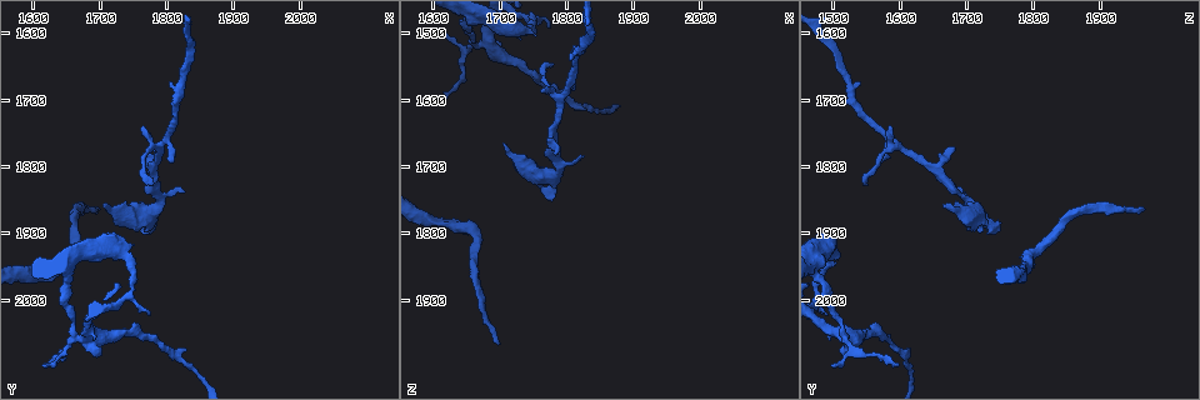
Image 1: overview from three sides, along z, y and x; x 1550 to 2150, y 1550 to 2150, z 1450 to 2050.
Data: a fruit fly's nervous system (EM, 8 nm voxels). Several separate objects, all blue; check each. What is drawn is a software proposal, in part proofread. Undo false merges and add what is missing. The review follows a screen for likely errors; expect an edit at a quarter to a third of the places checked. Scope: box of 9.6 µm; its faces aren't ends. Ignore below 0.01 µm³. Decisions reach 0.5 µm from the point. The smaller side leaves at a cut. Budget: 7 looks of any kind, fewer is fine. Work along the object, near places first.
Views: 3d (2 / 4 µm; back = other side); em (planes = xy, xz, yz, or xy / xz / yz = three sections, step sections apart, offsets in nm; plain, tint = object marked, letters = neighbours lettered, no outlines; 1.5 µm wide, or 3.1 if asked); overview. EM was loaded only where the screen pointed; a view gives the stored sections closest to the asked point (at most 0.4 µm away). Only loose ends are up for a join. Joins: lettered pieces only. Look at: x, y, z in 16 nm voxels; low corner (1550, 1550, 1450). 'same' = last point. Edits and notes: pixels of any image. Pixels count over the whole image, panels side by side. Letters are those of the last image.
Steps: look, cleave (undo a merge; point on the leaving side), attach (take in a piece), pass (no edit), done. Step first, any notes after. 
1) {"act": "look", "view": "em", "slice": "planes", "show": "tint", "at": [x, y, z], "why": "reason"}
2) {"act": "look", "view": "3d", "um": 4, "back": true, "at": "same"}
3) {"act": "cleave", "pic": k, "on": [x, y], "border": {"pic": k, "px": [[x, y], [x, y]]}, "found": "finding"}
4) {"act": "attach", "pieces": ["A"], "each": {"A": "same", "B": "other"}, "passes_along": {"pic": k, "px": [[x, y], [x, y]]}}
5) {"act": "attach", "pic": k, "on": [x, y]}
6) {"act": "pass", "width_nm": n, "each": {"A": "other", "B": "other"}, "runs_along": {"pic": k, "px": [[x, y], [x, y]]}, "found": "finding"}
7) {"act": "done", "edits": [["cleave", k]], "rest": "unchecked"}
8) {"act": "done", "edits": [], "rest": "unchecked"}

{"act": "look", "view": "3d", "um": 2, "at": [1780, 1880, 1750], "why": "free end"}

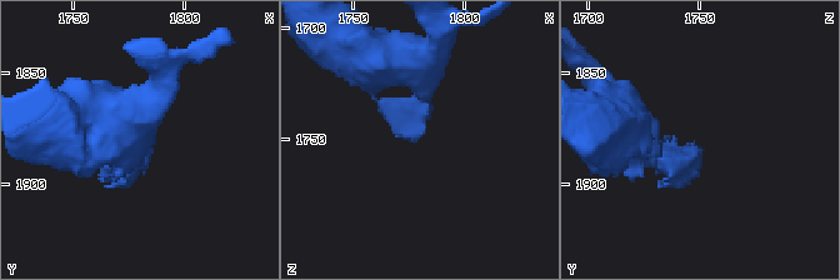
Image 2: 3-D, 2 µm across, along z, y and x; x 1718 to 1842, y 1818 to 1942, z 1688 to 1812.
{"act": "look", "view": "em", "um": 3.1, "slice": "planes", "show": "plain", "at": [1783, 1881, 1746], "why": "now the EM"}

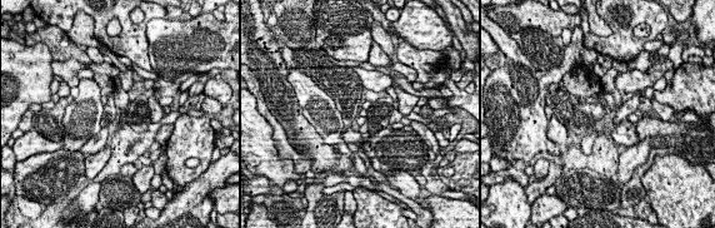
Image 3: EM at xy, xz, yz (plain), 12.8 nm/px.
{"act": "look", "view": "em", "um": 3.1, "slice": "planes", "show": "letters", "at": "same", "why": "see the neighbours"}

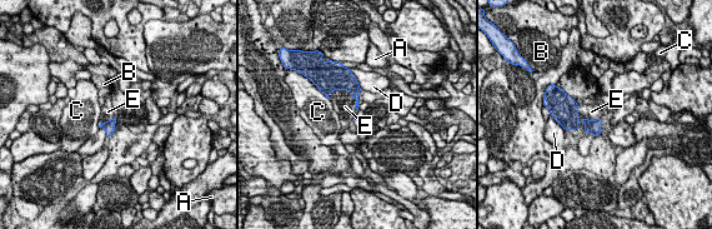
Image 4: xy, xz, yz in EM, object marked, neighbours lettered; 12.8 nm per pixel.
{"act": "attach", "pieces": ["E"], "each": {"A": "other", "B": "other", "C": "other", "D": "other", "E": "same"}, "passes_along": {"pic": 4, "px": [[331, 75], [339, 89], [342, 103]]}, "found": "it goes on there"}

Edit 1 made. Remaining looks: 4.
{"act": "look", "view": "overview"}

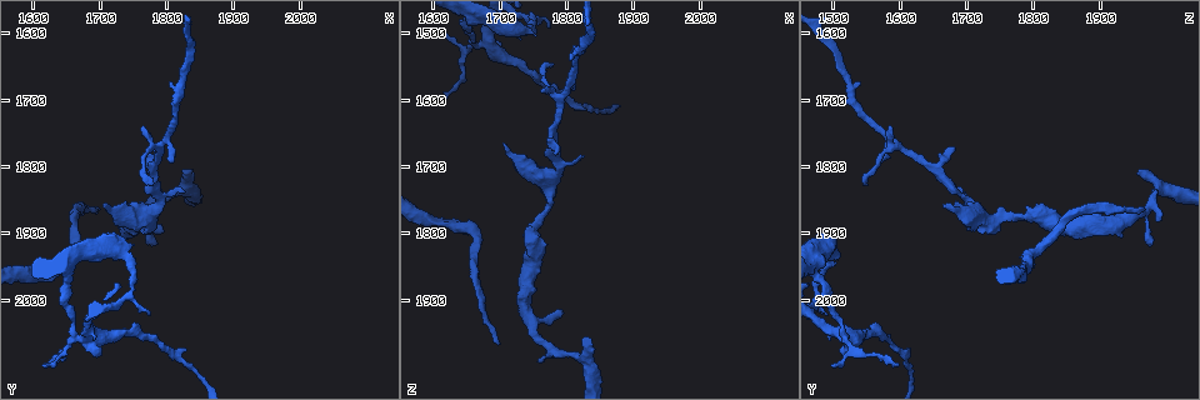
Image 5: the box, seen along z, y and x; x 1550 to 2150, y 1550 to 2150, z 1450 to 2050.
{"act": "look", "view": "em", "slice": "planes", "show": "letters", "at": [1680, 2055, 1515], "why": "calibre changes"}

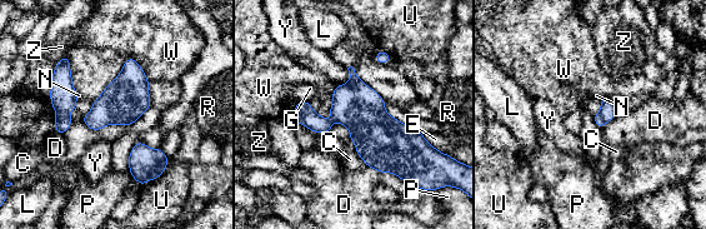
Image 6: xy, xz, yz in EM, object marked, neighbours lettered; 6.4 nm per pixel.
{"act": "cleave", "pic": 6, "on": [63, 122], "longest_contact_nm": ["W", 400], "each": {"C": "other", "D": "other", "E": "other", "G": "other", "L": "other", "N": "other", "P": "other", "R": "other", "U": "other", "W": "other", "Y": "other", "Z": "other"}, "border": {"pic": 6, "px": [[56, 111], [68, 114]]}, "found": "a second neuron is stuck on"}

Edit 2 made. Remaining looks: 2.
{"act": "look", "view": "overview"}

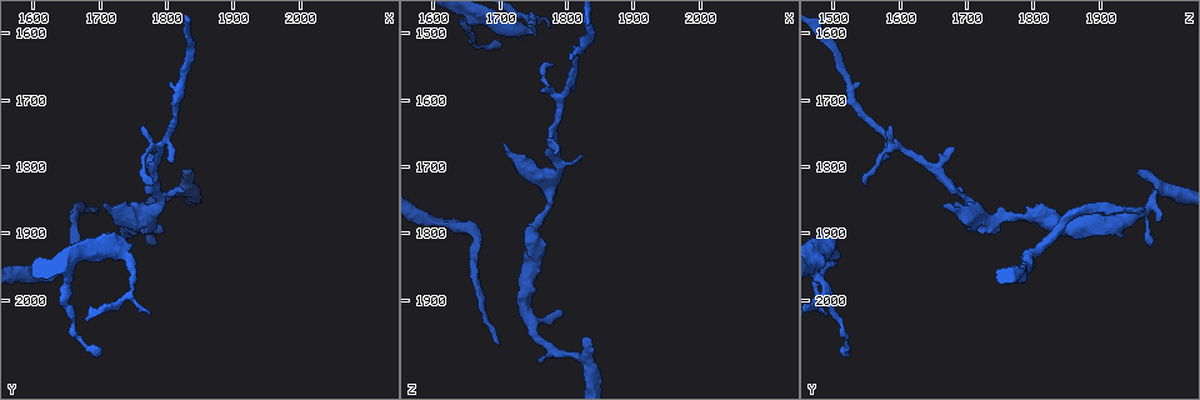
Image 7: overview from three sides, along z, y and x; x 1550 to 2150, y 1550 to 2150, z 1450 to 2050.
{"act": "look", "view": "em", "slice": "planes", "show": "letters", "at": [1825, 1805, 1955], "why": "branch stops here"}

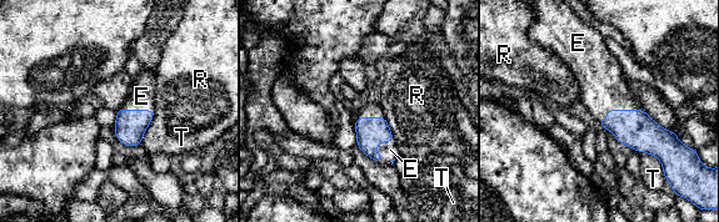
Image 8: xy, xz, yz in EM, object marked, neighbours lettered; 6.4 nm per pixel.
{"act": "attach", "pieces": ["E"], "longest_contact_nm": ["E", 320], "each": {"E": "same", "R": "other", "T": "other"}, "found": "the neuron continues"}

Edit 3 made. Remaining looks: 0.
{"act": "done", "edits": [["attach", 4], ["cleave", 6], ["attach", 8]], "rest": "unchecked"}

